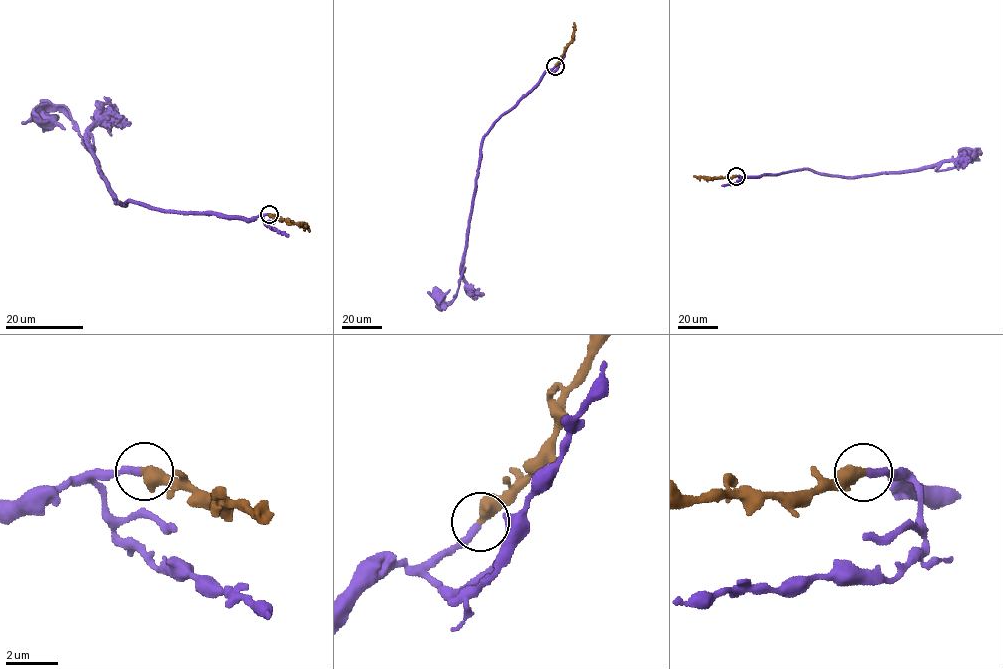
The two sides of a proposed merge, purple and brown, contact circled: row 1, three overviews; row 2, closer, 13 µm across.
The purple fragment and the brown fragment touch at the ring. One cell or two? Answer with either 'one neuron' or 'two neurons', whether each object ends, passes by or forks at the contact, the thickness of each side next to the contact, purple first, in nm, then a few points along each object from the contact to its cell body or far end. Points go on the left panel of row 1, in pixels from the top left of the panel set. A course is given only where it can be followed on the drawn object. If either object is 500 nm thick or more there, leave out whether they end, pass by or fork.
one neuron; 280 nm thick on the purple side, 550 nm on the other; purple runs (269, 214), (250, 220), (115, 201), (91, 137), (94, 151), (62, 110), (44, 116); brown runs (269, 214), (305, 226)

